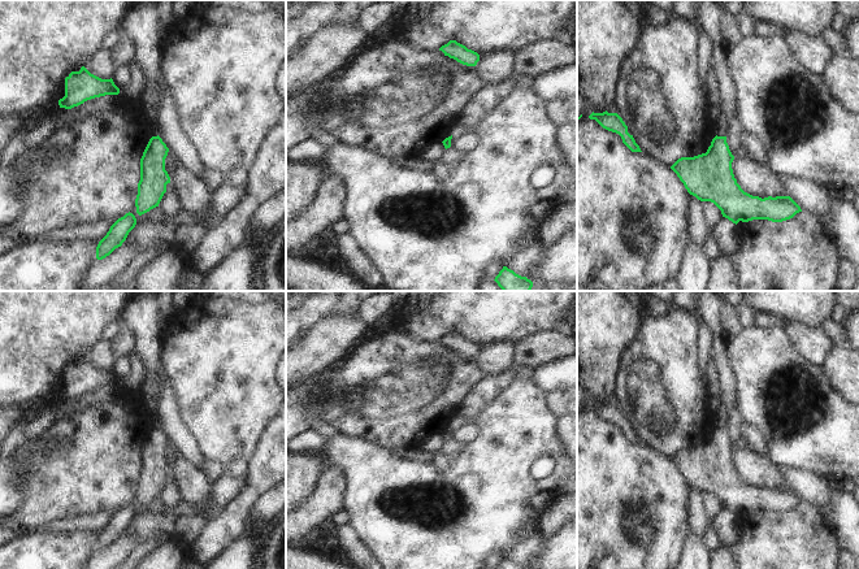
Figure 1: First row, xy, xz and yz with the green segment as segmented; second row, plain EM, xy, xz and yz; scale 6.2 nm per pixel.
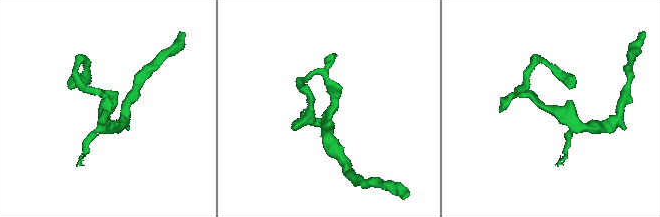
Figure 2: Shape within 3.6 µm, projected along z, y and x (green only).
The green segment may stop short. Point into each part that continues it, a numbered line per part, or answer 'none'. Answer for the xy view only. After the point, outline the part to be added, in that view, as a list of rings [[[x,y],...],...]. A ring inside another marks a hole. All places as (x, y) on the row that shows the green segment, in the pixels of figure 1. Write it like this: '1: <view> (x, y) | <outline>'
1: xy (153, 125) | [[[148,113],[148,118],[149,118],[149,126],[152,129],[153,136],[159,135],[159,125],[156,122],[156,117],[153,116],[153,113]]]

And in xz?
none

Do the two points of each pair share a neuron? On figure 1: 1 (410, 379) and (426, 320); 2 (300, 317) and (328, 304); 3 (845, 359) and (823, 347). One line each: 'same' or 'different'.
1: different
2: same
3: different

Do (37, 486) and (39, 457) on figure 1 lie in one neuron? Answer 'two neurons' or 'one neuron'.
one neuron

